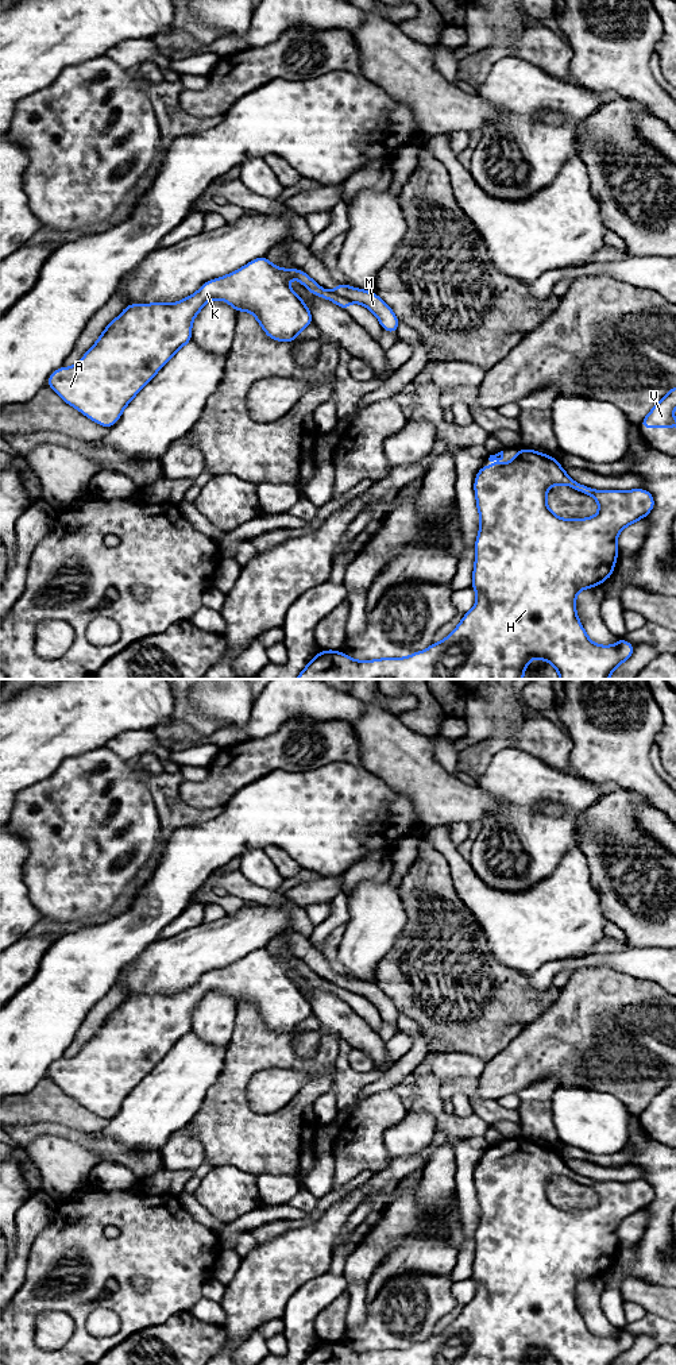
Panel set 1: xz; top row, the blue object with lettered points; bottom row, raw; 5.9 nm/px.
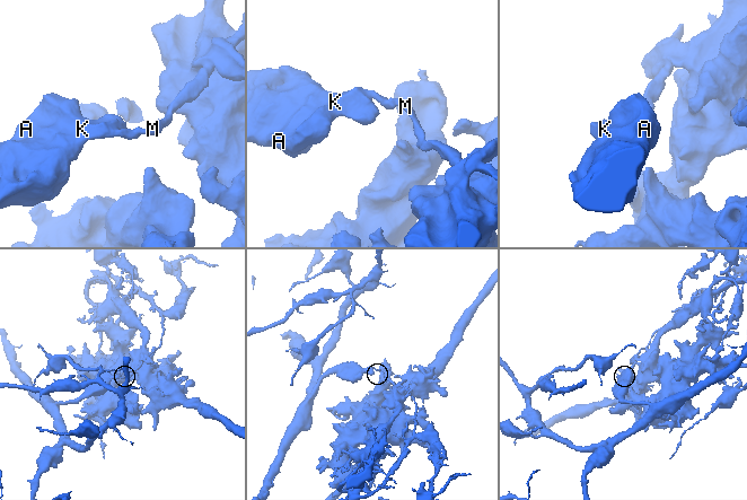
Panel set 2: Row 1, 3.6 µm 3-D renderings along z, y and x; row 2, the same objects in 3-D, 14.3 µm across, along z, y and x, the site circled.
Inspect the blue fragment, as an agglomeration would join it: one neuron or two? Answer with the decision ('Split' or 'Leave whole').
Split

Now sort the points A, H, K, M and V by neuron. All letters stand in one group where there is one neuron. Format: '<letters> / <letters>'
A K / H M V

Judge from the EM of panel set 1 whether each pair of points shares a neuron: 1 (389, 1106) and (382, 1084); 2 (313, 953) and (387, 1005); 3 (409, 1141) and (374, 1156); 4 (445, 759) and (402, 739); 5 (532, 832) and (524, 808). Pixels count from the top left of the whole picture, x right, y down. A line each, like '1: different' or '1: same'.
1: different
2: same
3: different
4: different
5: same

